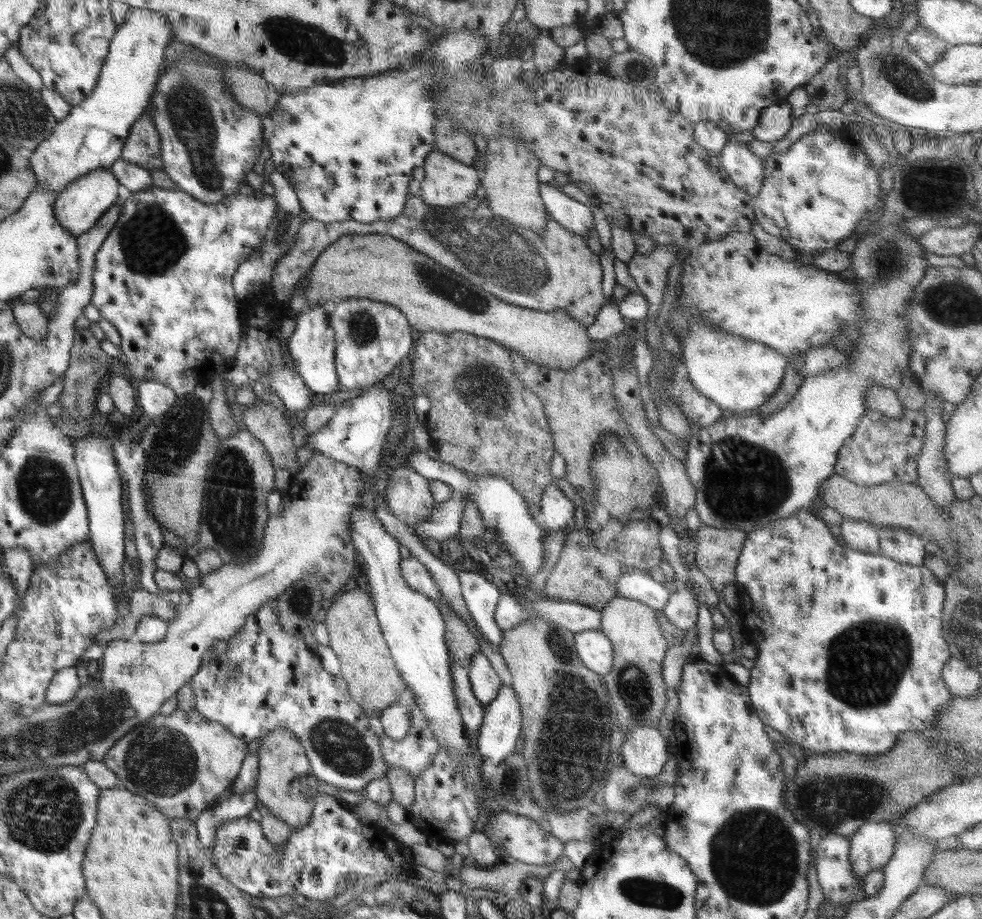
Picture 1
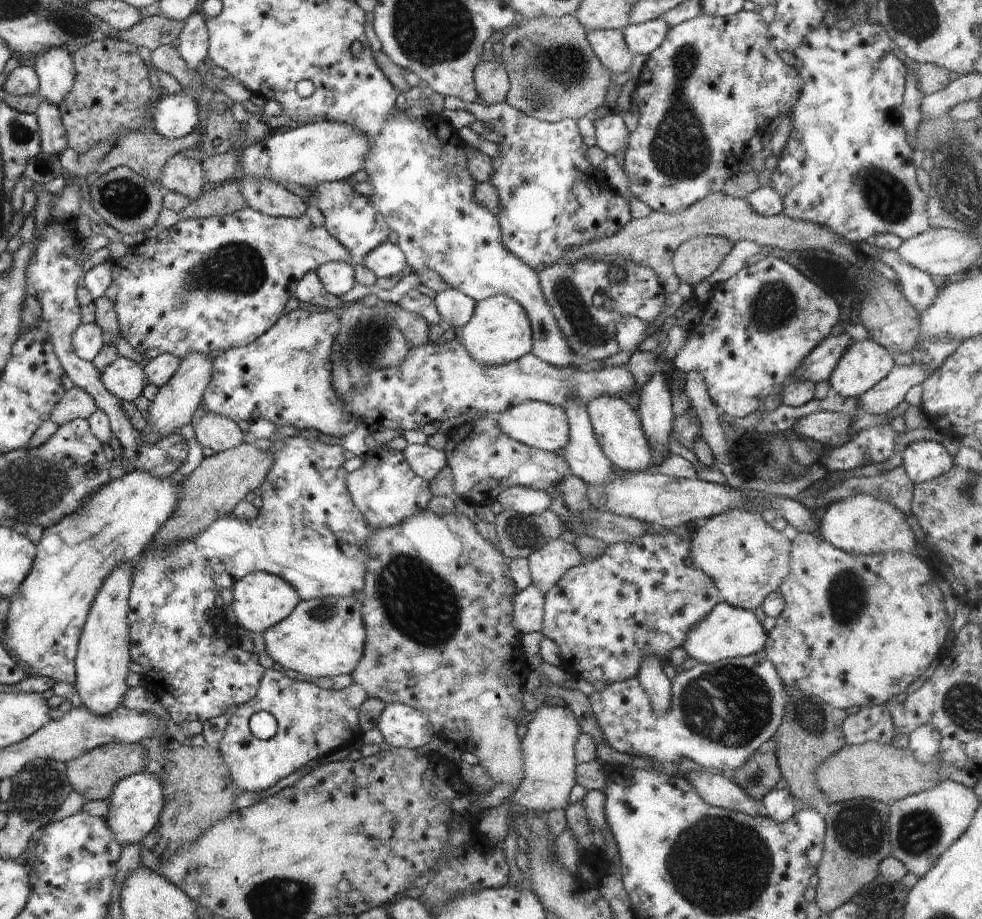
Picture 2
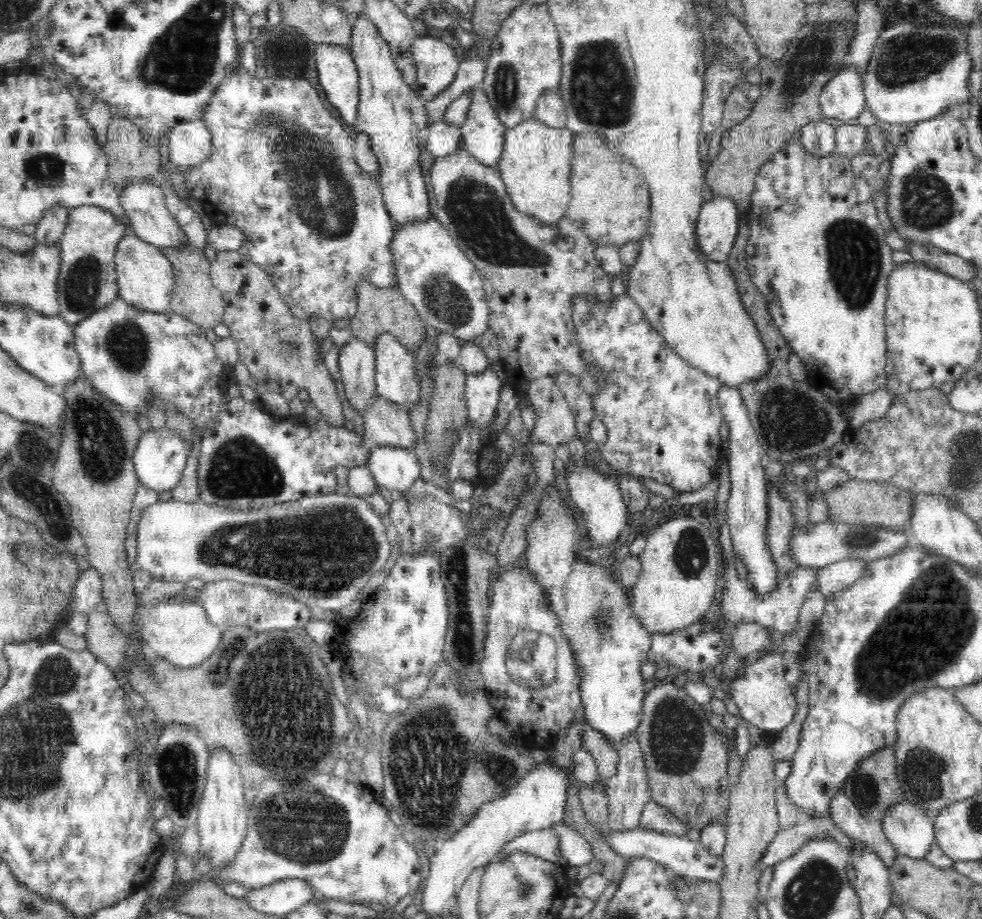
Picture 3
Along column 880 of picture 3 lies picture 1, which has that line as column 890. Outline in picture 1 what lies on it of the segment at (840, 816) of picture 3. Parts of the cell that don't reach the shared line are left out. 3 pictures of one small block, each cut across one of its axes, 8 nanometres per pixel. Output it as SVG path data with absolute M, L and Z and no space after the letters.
M890 821L866 823L849 837L850 865L862 883L871 870L883 870L894 855L896 838L891 828Z

